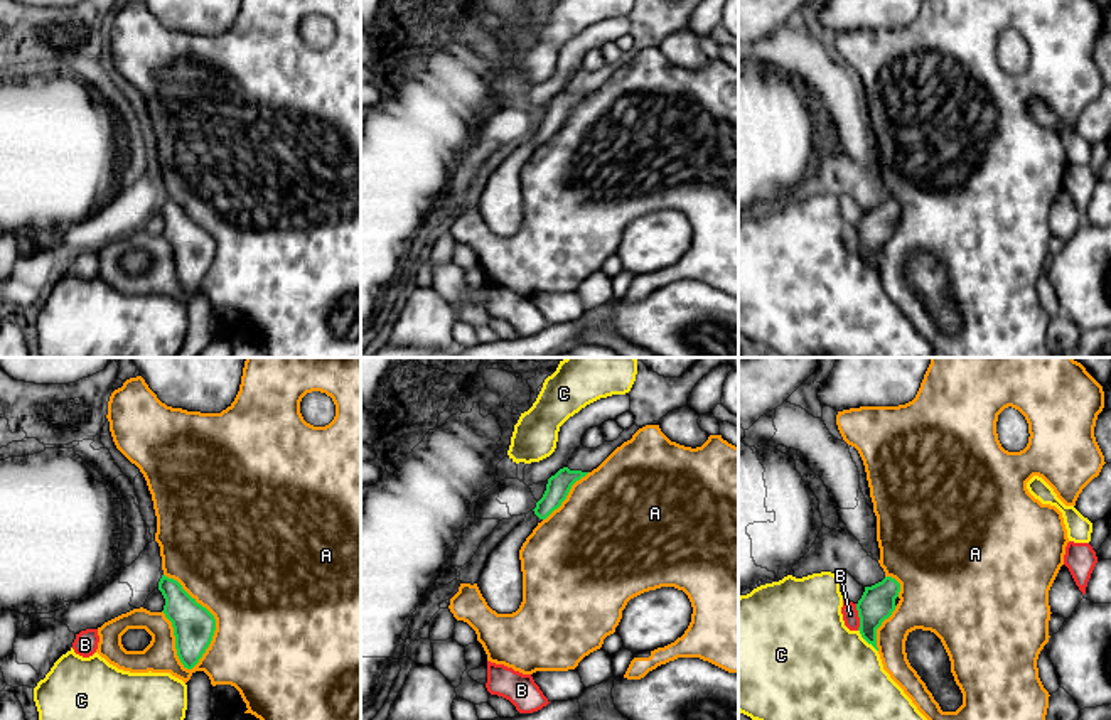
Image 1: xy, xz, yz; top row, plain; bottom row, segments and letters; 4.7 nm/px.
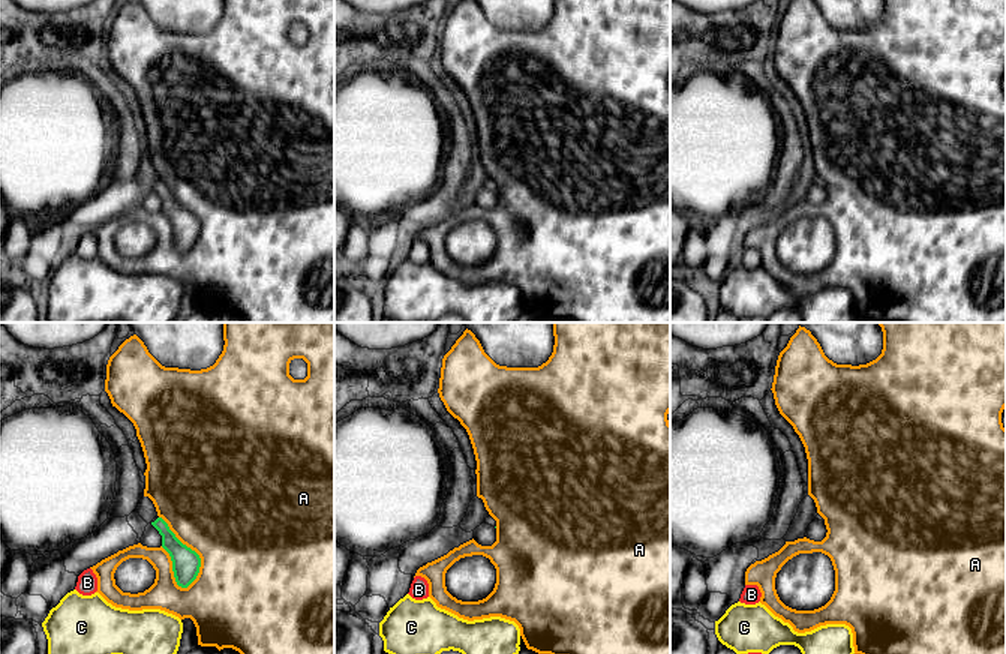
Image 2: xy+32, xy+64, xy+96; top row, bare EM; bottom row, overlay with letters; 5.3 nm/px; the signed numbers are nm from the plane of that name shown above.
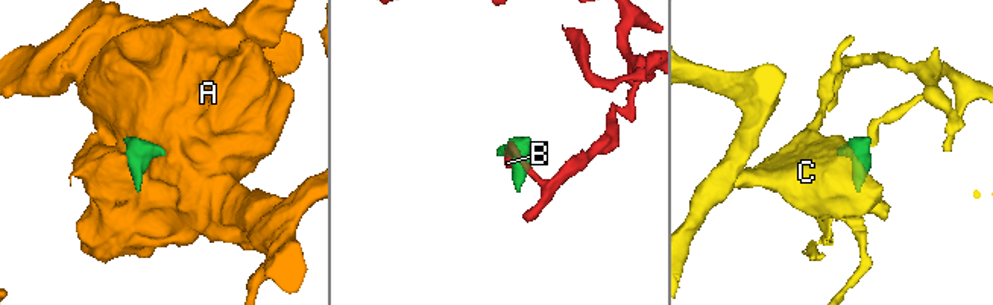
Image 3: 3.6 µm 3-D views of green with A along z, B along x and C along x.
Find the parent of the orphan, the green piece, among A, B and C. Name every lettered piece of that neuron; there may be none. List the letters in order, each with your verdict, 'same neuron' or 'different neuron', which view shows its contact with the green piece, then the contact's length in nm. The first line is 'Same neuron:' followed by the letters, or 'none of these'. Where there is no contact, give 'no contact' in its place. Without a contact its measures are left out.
Same neuron: none of these
A: different neuron; contact in xy; length 480 nm
B: different neuron; contact in yz; length 130 nm
C: different neuron; contact in yz; length 140 nm

